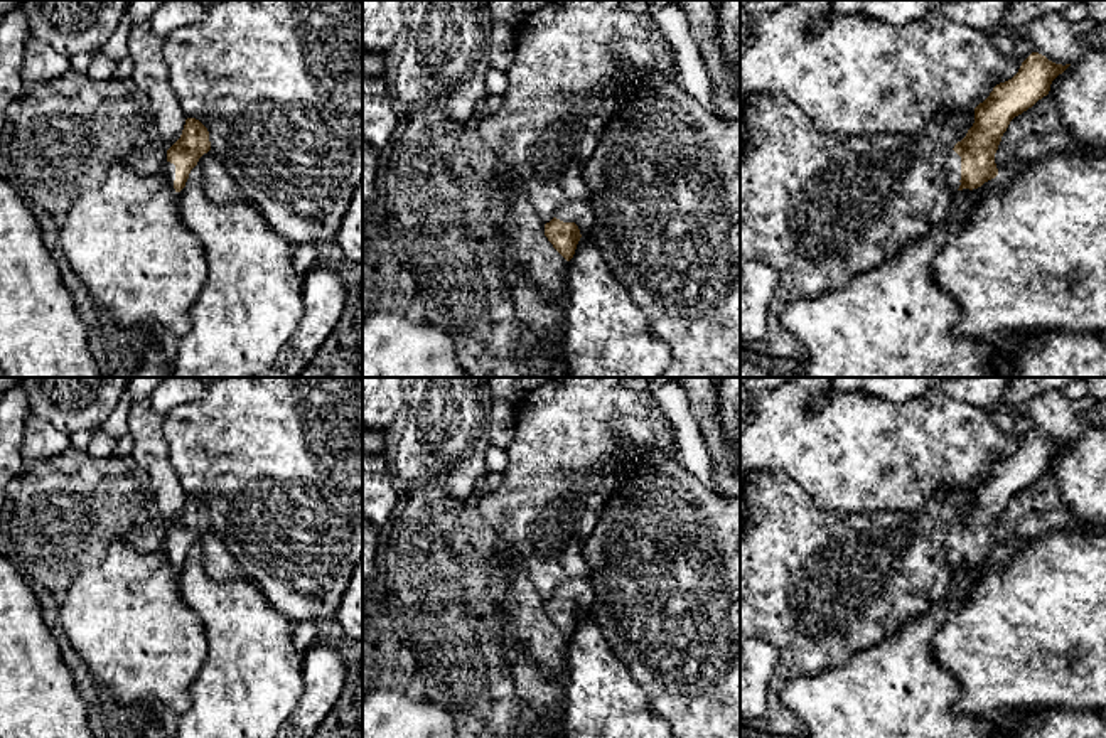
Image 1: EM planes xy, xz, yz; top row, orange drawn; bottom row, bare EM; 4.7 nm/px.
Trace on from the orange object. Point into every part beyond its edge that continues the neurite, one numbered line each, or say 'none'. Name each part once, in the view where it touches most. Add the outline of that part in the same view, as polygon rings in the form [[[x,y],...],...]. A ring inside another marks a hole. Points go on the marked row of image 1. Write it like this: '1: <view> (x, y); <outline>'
1: yz (953, 164); [[[953,152],[946,163],[944,163],[944,170],[946,170],[946,182],[949,185],[949,189],[953,192],[958,192],[959,185],[961,185],[961,157]]]

